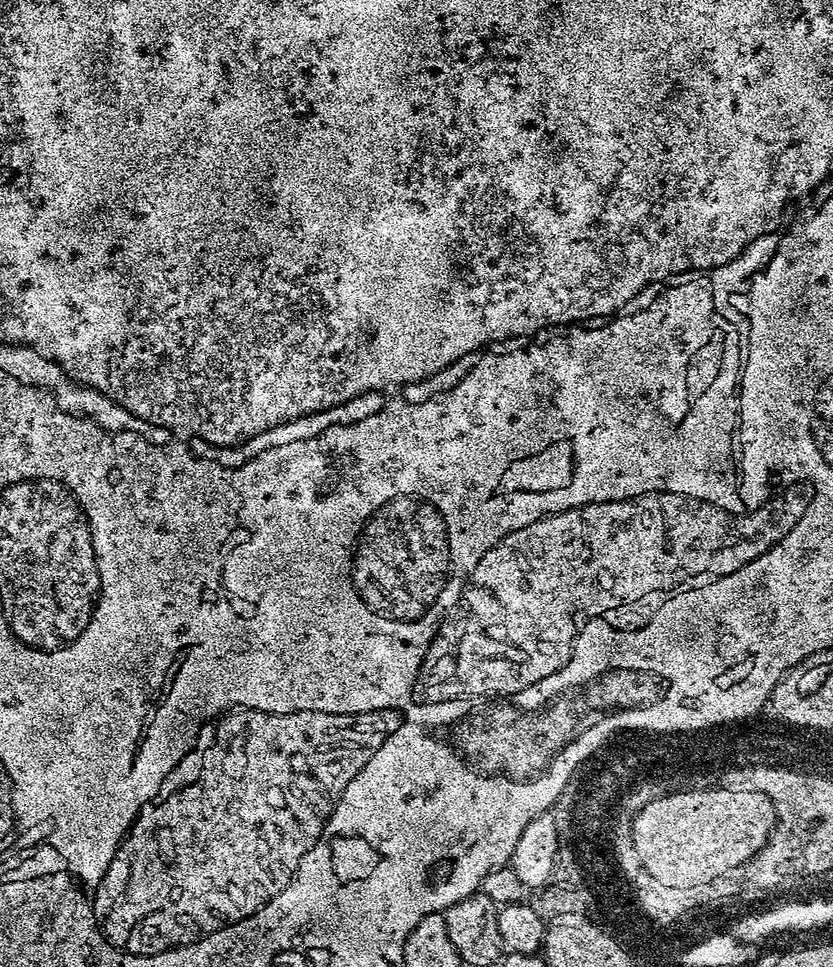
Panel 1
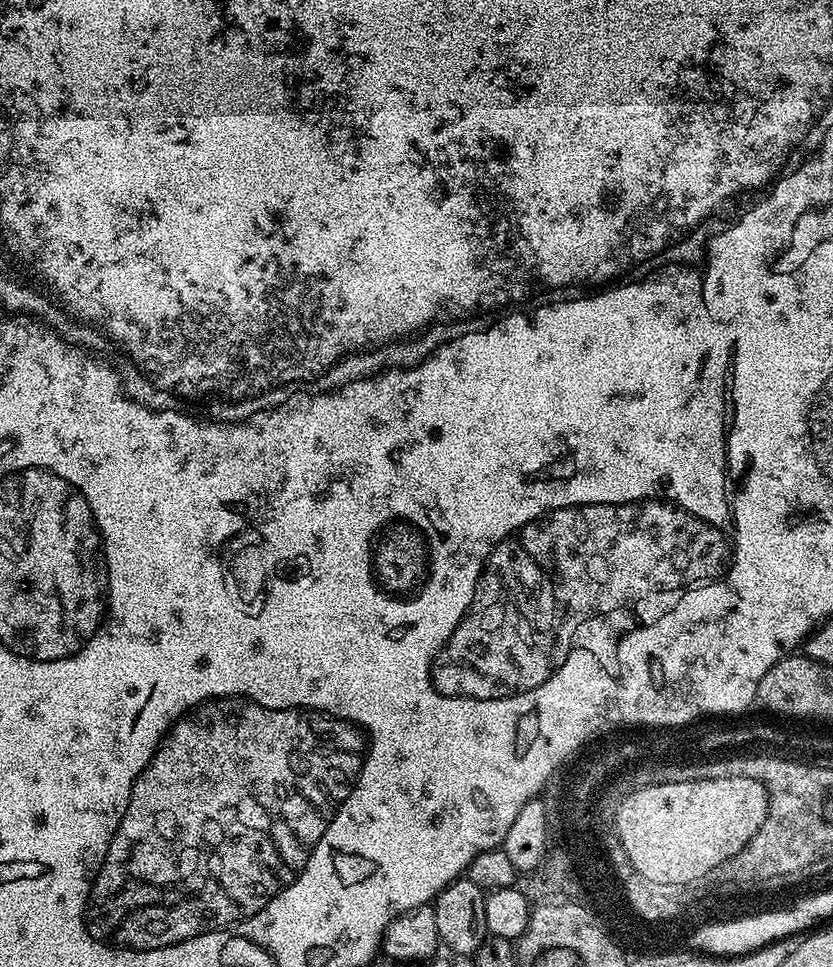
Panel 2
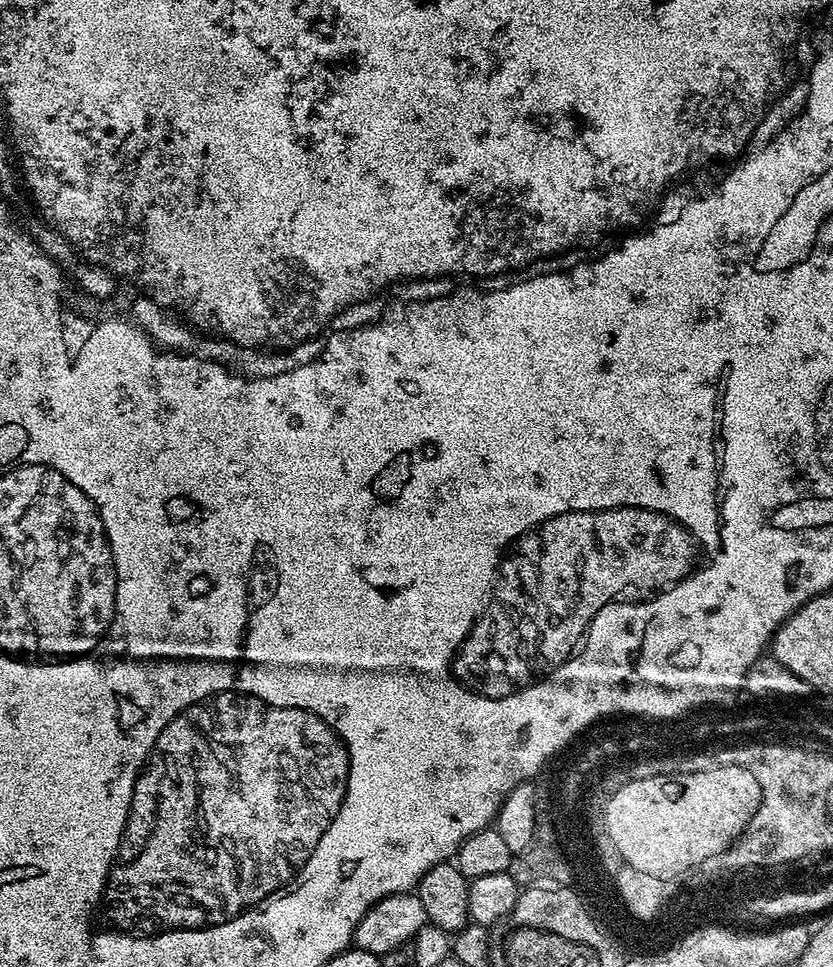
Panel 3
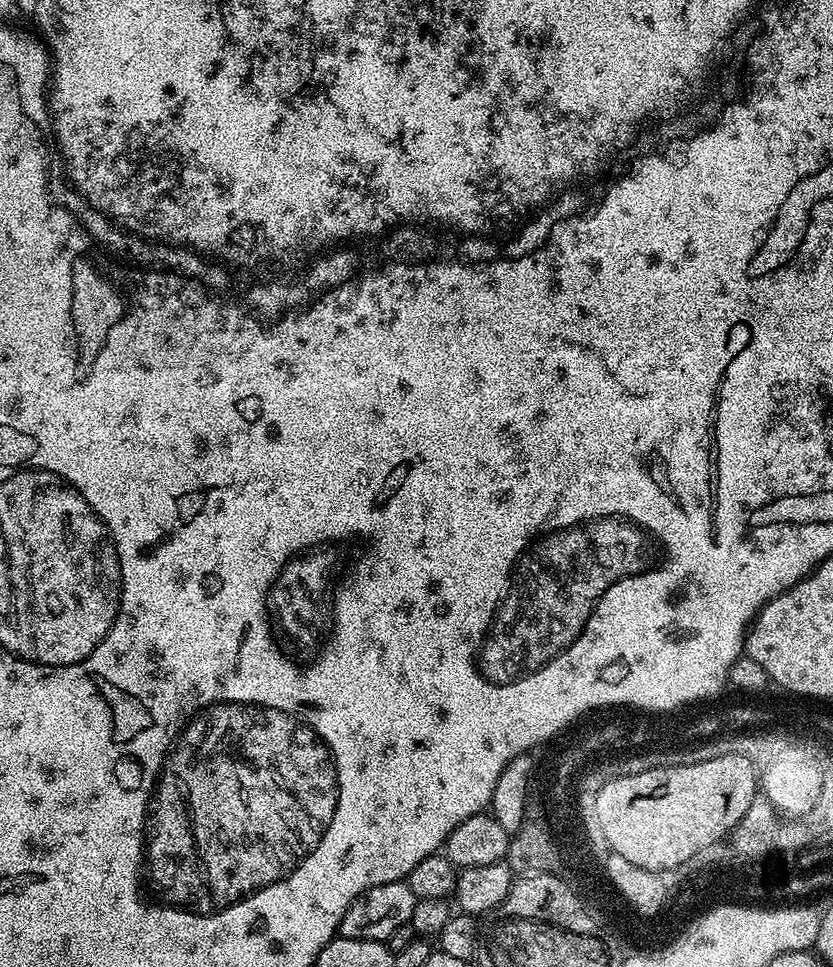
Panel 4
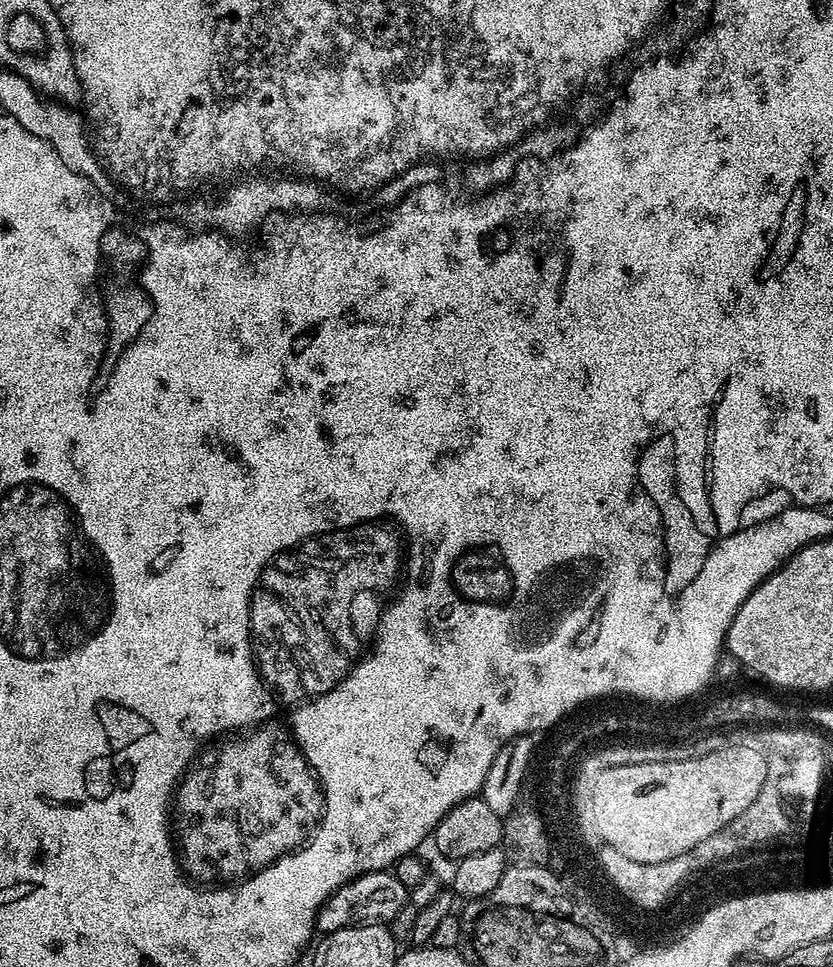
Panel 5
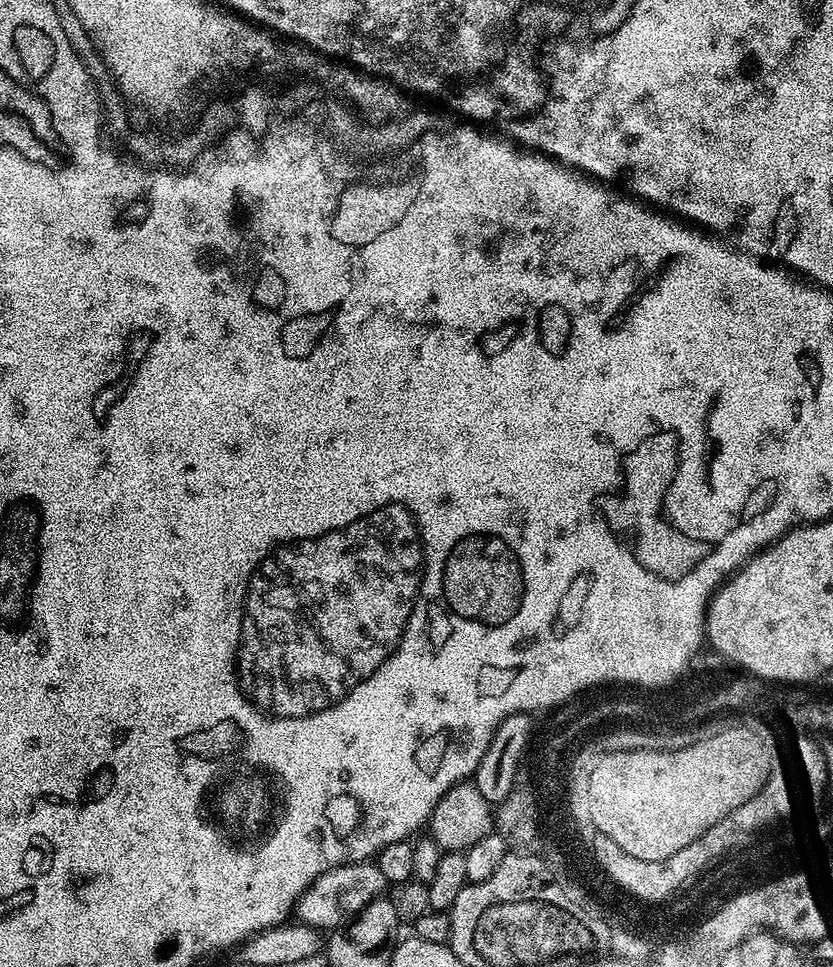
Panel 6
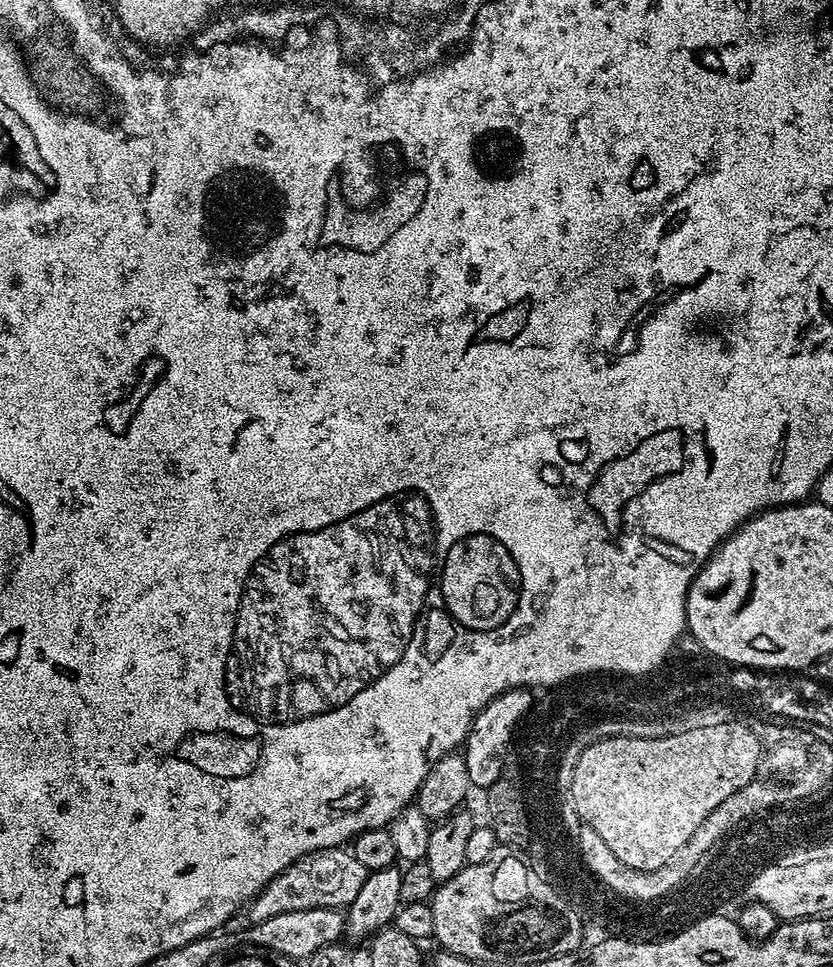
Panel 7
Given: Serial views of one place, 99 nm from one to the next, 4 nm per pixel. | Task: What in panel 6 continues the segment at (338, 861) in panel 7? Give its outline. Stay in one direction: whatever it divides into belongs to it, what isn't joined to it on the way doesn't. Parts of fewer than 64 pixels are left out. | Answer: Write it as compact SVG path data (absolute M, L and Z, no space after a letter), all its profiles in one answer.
M374 862L340 864L337 868L323 872L303 892L299 900L296 901L294 912L299 923L308 924L311 928L321 930L343 928L346 918L355 917L356 913L365 908L370 901L377 899L383 893L380 892L383 888L386 888L384 875Z

